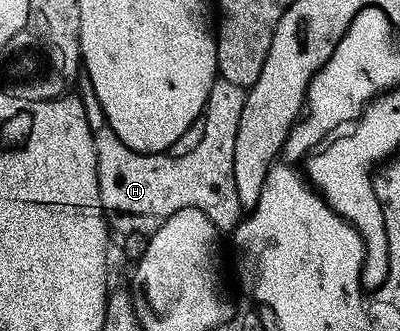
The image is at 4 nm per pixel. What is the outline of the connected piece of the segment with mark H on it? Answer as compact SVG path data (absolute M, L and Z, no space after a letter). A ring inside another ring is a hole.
M221 77L215 79L204 112L203 140L192 153L179 159L169 153L133 151L120 142L111 127L105 125L94 131L102 209L112 217L115 228L118 226L122 233L150 233L172 213L195 207L214 222L219 232L233 232L240 222L234 150L246 93L247 88L232 85L232 81Z

